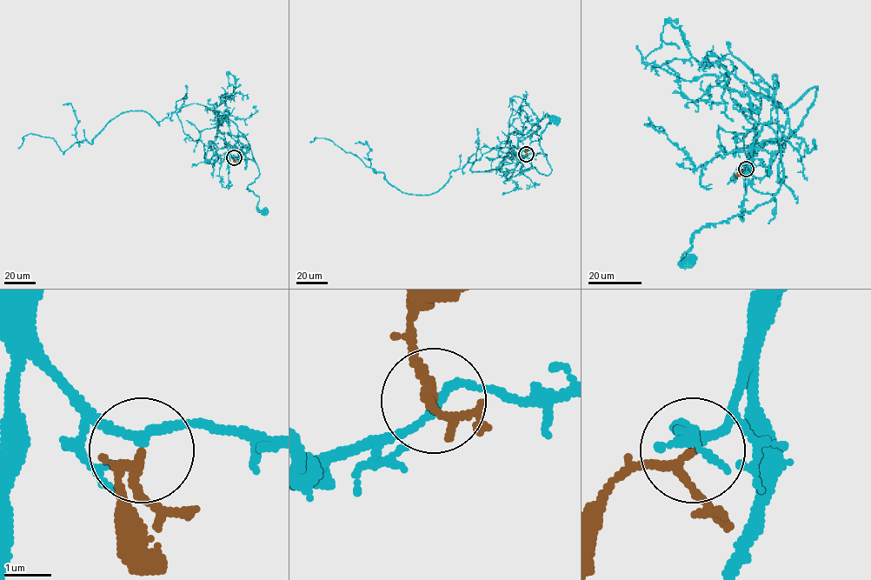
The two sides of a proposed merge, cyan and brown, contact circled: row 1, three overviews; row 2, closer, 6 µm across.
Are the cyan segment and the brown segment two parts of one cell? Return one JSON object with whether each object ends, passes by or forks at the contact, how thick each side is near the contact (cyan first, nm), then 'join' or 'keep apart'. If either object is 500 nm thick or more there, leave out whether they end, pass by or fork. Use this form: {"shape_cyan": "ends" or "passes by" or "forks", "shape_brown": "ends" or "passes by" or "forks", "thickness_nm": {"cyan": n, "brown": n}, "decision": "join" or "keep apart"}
{"shape_cyan": "passes by", "shape_brown": "passes by", "thickness_nm": {"cyan": 160, "brown": 150}, "decision": "join"}

